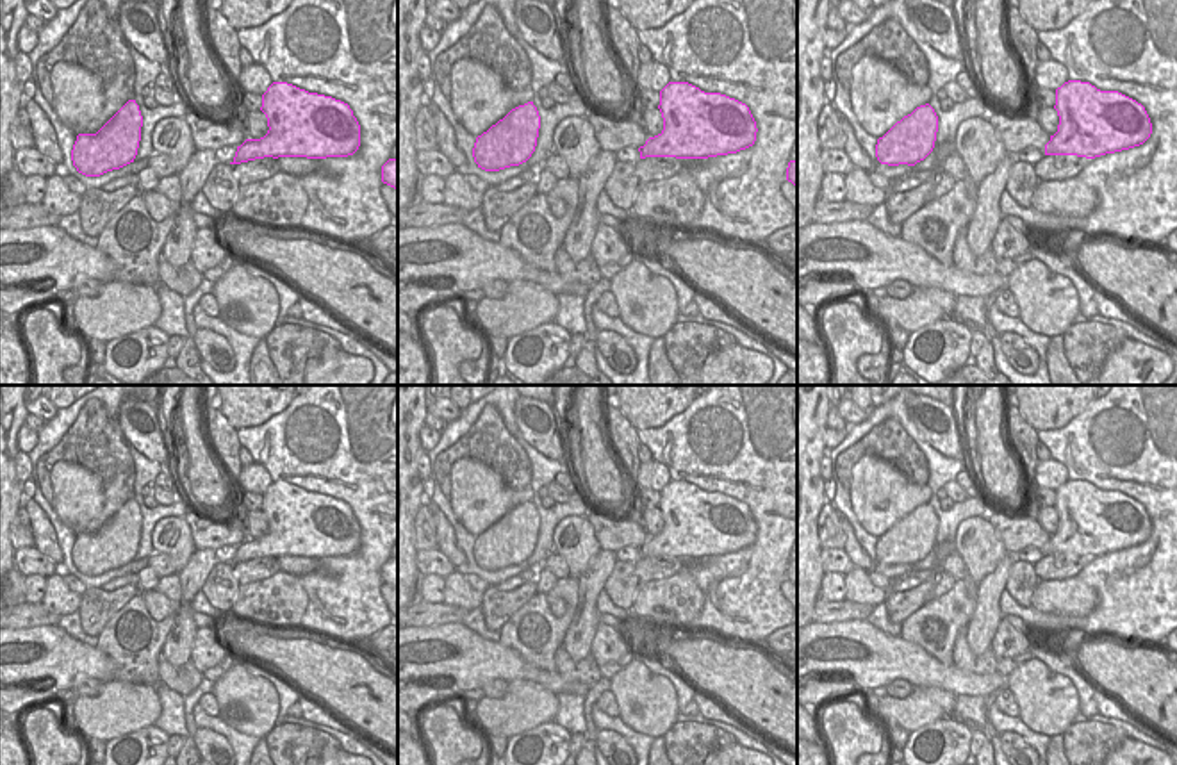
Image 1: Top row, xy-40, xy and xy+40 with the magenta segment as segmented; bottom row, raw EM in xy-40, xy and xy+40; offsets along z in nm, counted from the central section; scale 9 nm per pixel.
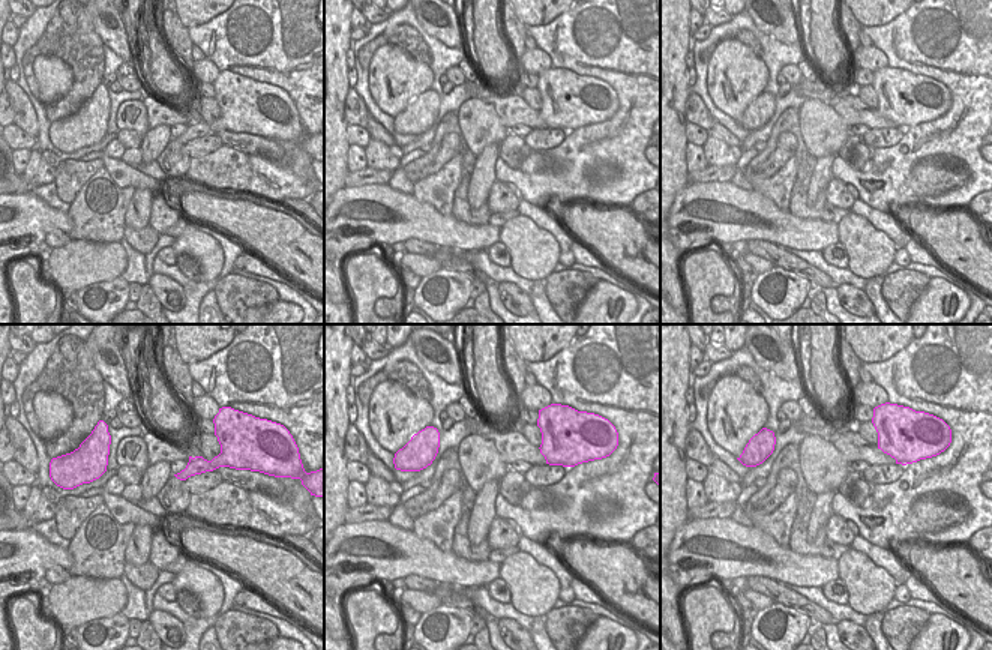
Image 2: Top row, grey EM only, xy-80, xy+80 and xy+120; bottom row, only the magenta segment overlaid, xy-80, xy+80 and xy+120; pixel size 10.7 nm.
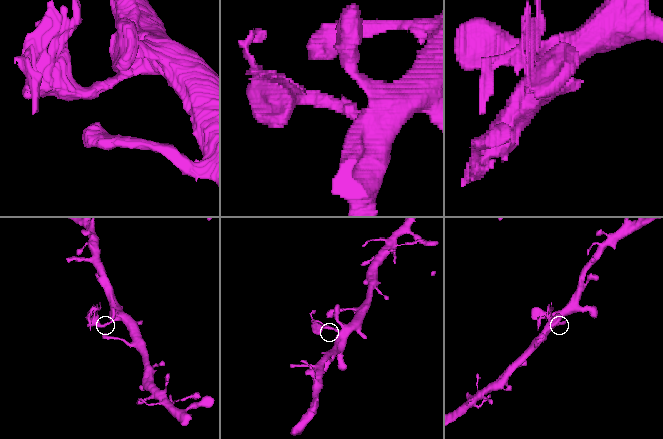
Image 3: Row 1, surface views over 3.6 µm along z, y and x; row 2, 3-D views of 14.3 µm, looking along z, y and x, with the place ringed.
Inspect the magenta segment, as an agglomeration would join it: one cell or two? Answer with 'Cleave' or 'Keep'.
Cleave

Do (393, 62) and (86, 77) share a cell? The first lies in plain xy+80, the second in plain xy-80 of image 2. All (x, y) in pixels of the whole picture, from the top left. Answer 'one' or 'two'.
two

